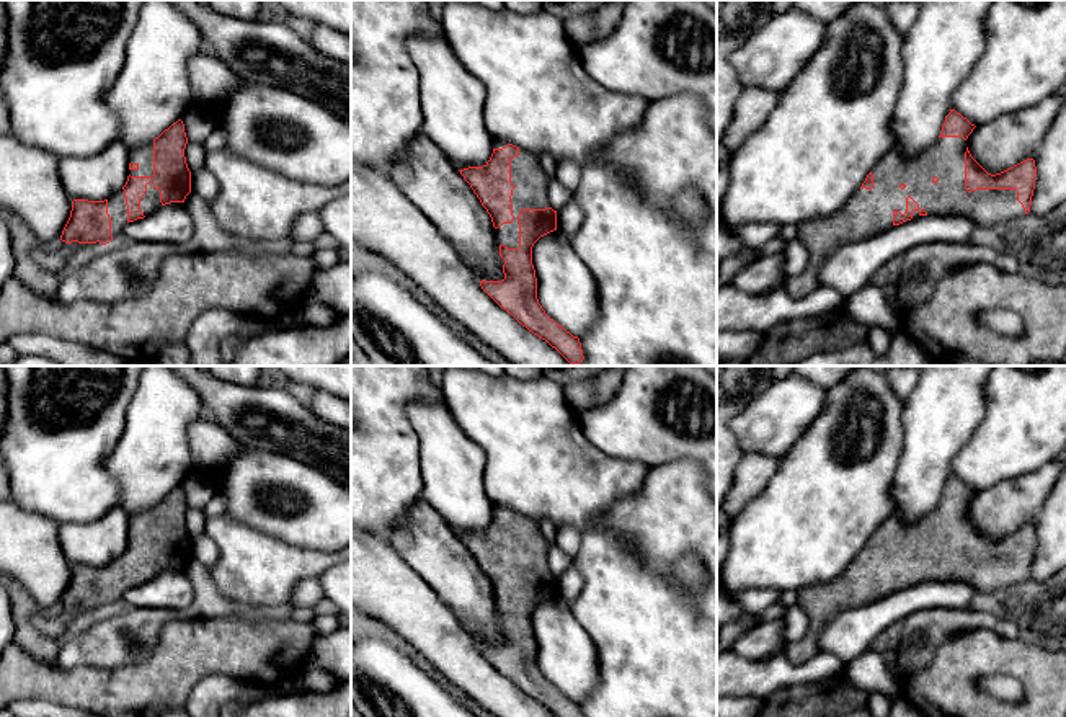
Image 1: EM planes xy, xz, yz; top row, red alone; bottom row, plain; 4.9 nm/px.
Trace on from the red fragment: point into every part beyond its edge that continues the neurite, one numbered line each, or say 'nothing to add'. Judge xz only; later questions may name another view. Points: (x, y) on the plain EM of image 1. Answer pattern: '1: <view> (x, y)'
1: xz (528, 541)

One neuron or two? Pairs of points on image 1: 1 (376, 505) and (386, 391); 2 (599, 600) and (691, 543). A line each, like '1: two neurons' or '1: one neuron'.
1: one neuron
2: one neuron

